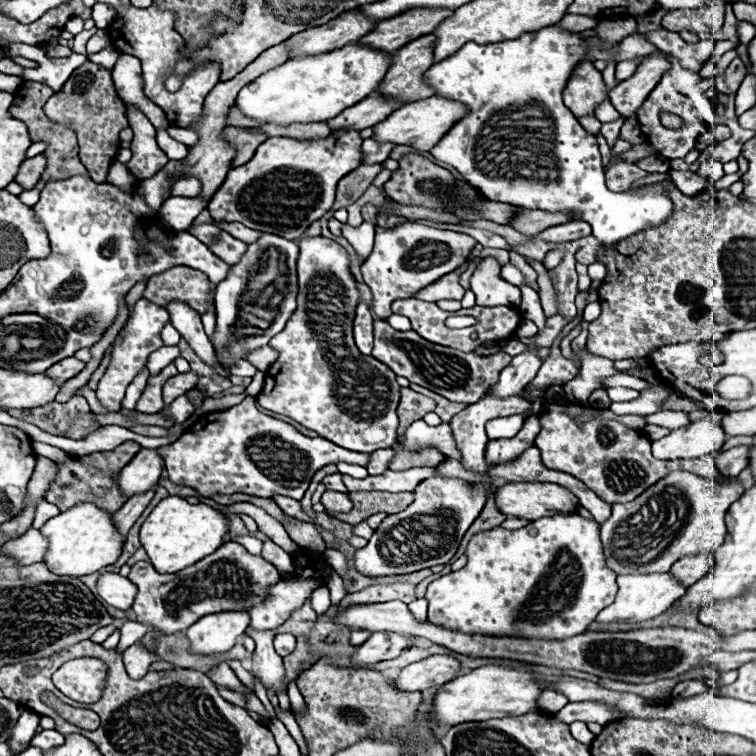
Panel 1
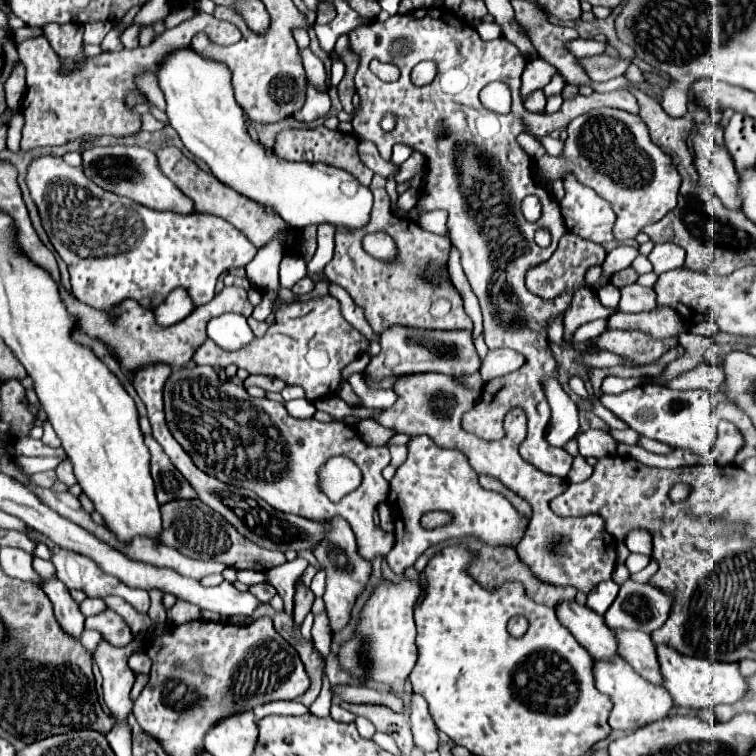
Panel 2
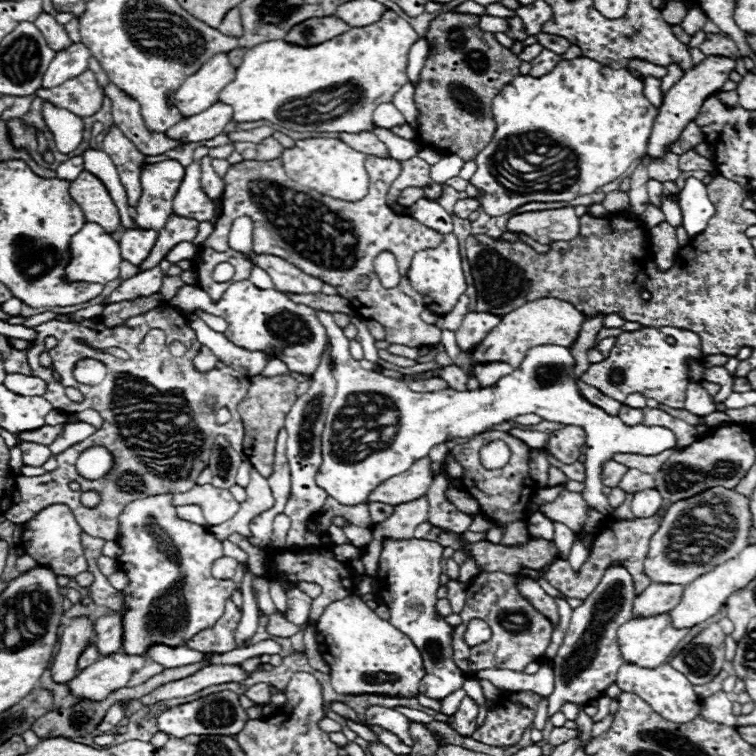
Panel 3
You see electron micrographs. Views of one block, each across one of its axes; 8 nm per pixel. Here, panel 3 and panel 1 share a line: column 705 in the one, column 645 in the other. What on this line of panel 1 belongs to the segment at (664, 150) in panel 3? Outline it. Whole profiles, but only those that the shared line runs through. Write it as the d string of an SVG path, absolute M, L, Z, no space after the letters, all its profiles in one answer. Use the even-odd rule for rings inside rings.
M662 56L642 60L634 76L622 80L614 90L610 90L608 98L624 118L636 116L636 110L640 110L652 88L656 88L658 80L662 78L664 72L670 70L670 66L672 64Z

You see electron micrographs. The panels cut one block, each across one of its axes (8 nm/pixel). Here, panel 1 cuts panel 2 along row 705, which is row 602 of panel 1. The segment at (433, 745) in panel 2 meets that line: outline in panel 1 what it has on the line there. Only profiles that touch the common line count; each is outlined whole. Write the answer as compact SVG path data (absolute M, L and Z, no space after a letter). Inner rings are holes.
M418 598L418 600L410 602L408 608L410 608L412 616L414 616L418 622L424 622L424 620L426 620L426 608L428 608L428 604L426 604L424 598Z

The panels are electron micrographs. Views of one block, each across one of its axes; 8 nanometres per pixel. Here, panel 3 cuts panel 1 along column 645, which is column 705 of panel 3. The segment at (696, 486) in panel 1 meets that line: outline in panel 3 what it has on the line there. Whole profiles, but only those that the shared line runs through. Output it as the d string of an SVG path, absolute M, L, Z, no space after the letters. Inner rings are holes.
M716 486L696 494L696 498L680 500L668 508L662 526L652 536L650 550L644 560L644 572L654 584L686 586L700 574L720 566L720 562L736 558L736 554L748 546L750 528L752 516L748 510L748 498L734 490Z

